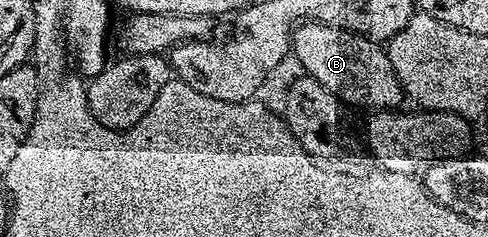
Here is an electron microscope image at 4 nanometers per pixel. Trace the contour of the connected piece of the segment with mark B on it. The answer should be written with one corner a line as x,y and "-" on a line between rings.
301,21
293,28
291,55
301,62
300,70
315,77
323,89
336,95
342,104
363,103
369,109
397,109
402,106
403,81
395,73
389,52
378,40
330,23

